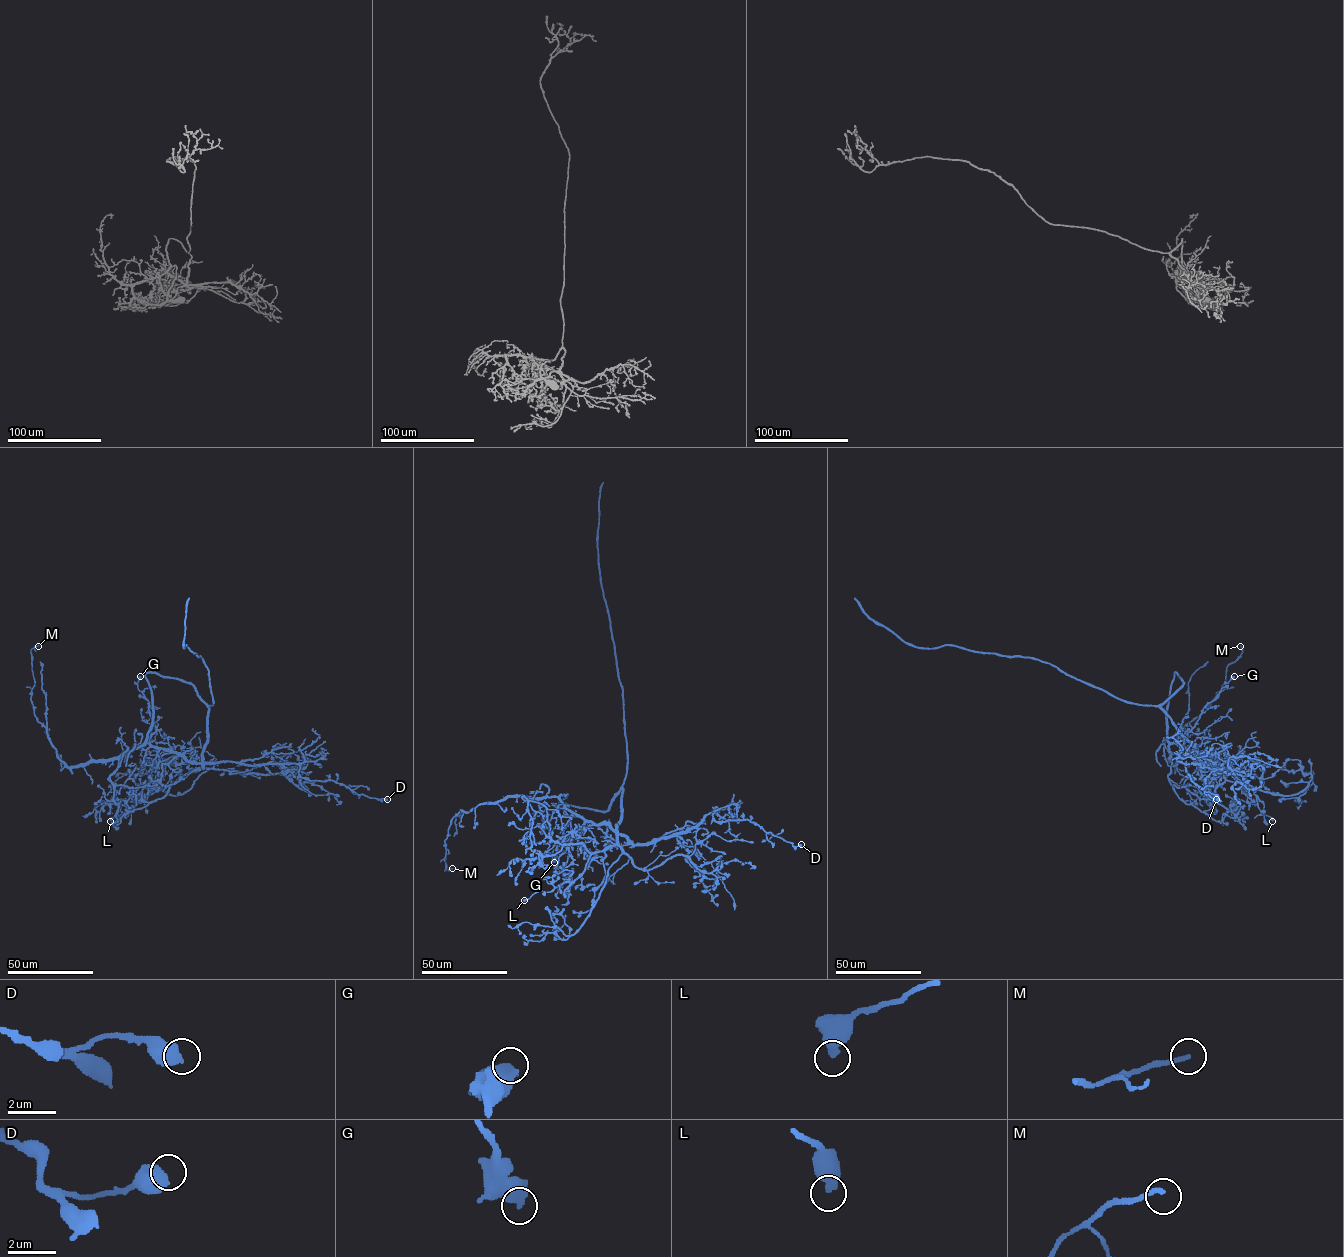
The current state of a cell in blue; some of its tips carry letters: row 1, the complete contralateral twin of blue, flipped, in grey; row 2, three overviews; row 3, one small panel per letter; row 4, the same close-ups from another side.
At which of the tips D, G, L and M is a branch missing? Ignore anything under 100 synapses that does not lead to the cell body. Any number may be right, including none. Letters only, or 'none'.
none

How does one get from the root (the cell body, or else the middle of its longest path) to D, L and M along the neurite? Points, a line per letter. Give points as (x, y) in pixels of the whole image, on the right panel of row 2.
D: (1175, 724), (1201, 760), (1216, 761), (1210, 765), (1184, 766), (1194, 778), (1192, 780), (1205, 794), (1216, 799)
L: (1175, 724), (1206, 764), (1219, 770), (1228, 781), (1251, 789), (1263, 803), (1262, 812), (1272, 821)
M: (1175, 724), (1201, 762), (1189, 749), (1169, 745), (1175, 766), (1182, 729), (1210, 703), (1240, 646)

